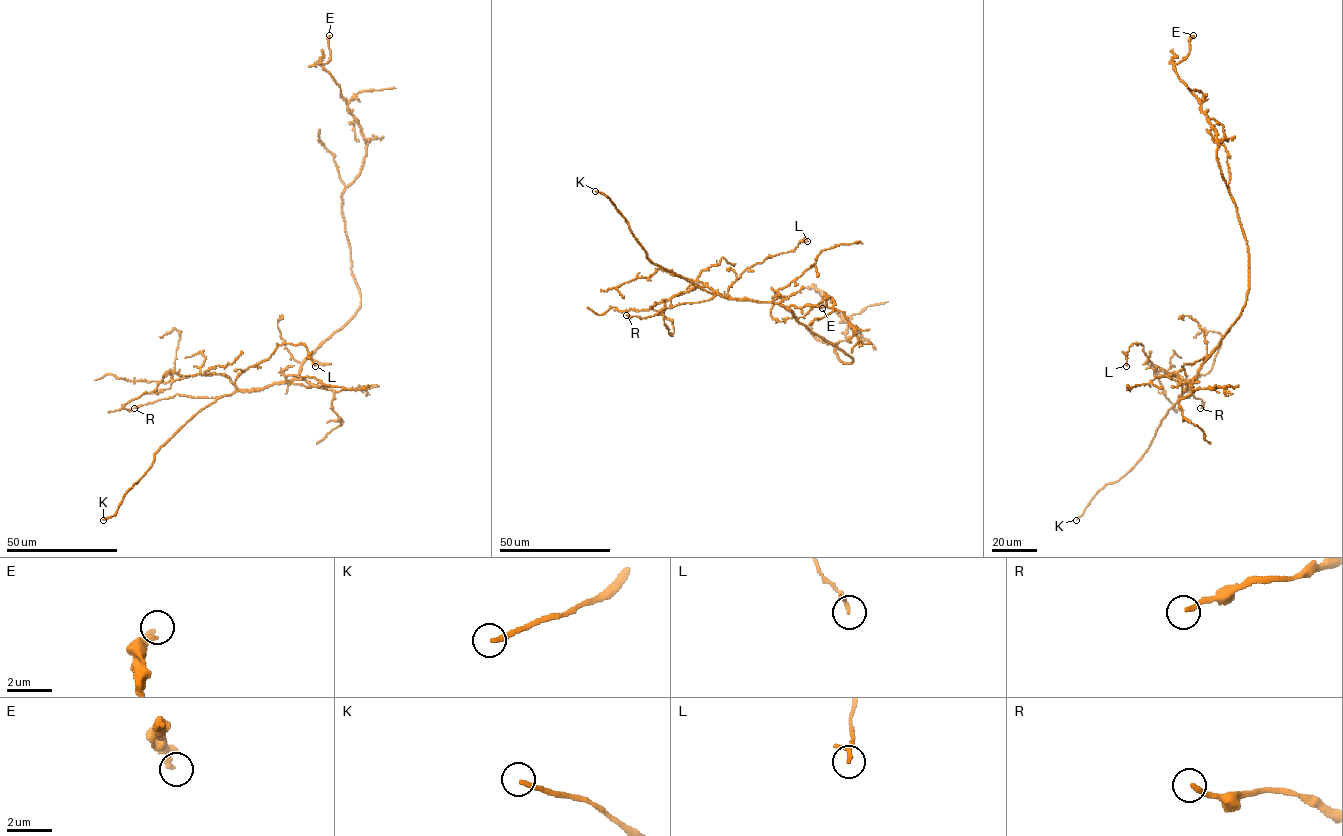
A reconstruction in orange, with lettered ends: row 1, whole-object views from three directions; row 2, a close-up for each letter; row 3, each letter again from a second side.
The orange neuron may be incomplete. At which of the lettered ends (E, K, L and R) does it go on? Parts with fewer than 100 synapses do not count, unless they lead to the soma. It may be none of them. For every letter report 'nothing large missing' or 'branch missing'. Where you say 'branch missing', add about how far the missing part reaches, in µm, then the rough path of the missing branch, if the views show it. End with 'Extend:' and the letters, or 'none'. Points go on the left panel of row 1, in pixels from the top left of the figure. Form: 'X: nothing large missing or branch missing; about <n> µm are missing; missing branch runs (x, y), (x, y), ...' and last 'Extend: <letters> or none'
E: nothing large missing
K: branch missing; about 60 µm are missing; missing branch runs (103, 520), (89, 521), (78, 517), (42, 482), (20, 472), (7, 456)
L: nothing large missing
R: nothing large missing
Extend: K

